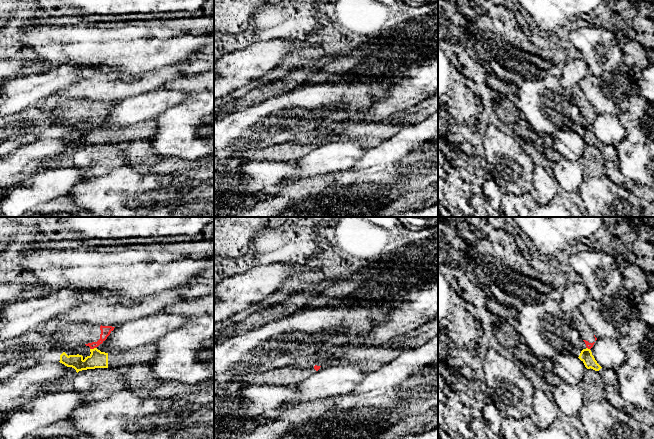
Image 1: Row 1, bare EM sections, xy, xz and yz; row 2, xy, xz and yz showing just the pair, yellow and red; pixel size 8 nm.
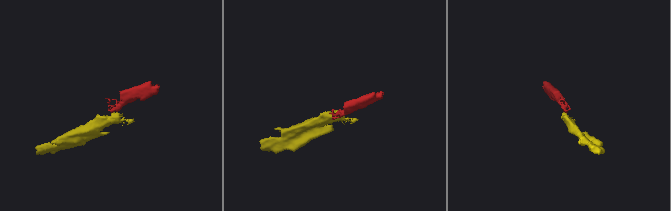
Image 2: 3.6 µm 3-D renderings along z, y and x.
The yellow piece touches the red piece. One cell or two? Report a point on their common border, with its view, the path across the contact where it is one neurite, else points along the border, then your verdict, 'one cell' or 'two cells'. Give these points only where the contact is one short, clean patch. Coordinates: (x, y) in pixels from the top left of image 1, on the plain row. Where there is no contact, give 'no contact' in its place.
xy (92, 125) | along xy (95, 123), (90, 125) | two cells

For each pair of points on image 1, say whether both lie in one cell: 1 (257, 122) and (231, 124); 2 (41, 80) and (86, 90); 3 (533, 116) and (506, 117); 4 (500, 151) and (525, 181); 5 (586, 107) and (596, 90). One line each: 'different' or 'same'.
1: same
2: different
3: different
4: same
5: different

